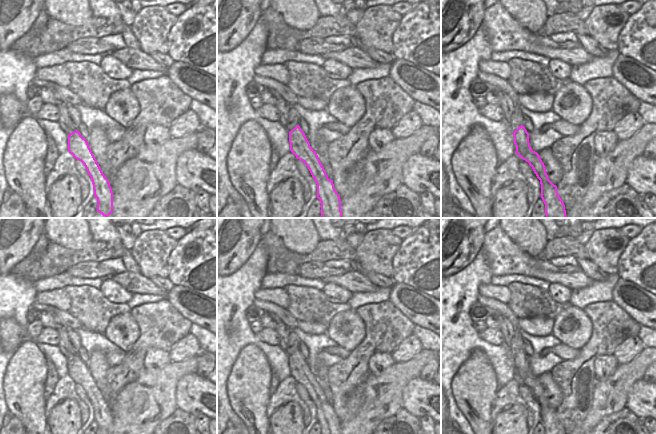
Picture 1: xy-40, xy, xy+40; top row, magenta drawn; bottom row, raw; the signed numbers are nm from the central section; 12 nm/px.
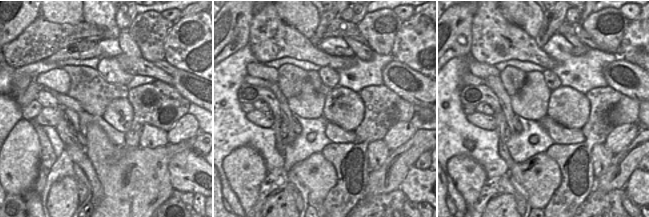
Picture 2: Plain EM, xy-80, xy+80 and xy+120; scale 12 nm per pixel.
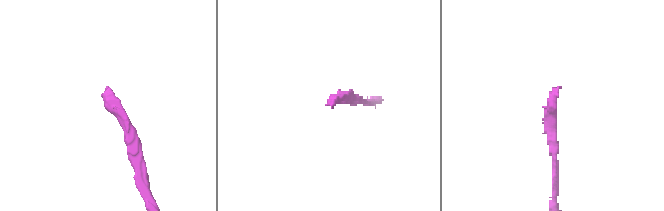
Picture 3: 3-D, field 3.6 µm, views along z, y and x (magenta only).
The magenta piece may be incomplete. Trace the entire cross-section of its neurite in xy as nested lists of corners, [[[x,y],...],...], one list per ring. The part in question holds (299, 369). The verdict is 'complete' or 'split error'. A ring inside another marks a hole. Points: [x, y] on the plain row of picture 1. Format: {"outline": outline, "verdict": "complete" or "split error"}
{"outline": [[[291,329],[287,353],[289,356],[290,375],[308,391],[317,408],[317,422],[321,426],[321,434],[341,434],[341,423],[329,403],[316,375],[314,375],[306,359],[298,349],[300,338]]], "verdict": "split error"}

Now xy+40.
{"outline": [[[519,327],[514,328],[514,336],[512,338],[512,344],[510,346],[510,349],[512,349],[515,353],[513,356],[514,360],[514,368],[516,370],[516,378],[521,381],[523,384],[529,387],[529,389],[532,391],[534,397],[536,398],[537,402],[540,404],[541,408],[541,422],[545,428],[545,434],[565,434],[565,429],[560,422],[558,416],[557,416],[557,410],[554,409],[548,402],[548,399],[546,397],[546,392],[544,387],[542,386],[539,378],[532,374],[530,367],[529,367],[529,357],[525,353],[525,351],[522,349],[524,345],[524,338],[521,336],[519,332]]], "verdict": "split error"}

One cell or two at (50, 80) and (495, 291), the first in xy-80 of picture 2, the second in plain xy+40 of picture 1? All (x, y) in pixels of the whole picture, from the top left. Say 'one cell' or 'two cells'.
one cell

